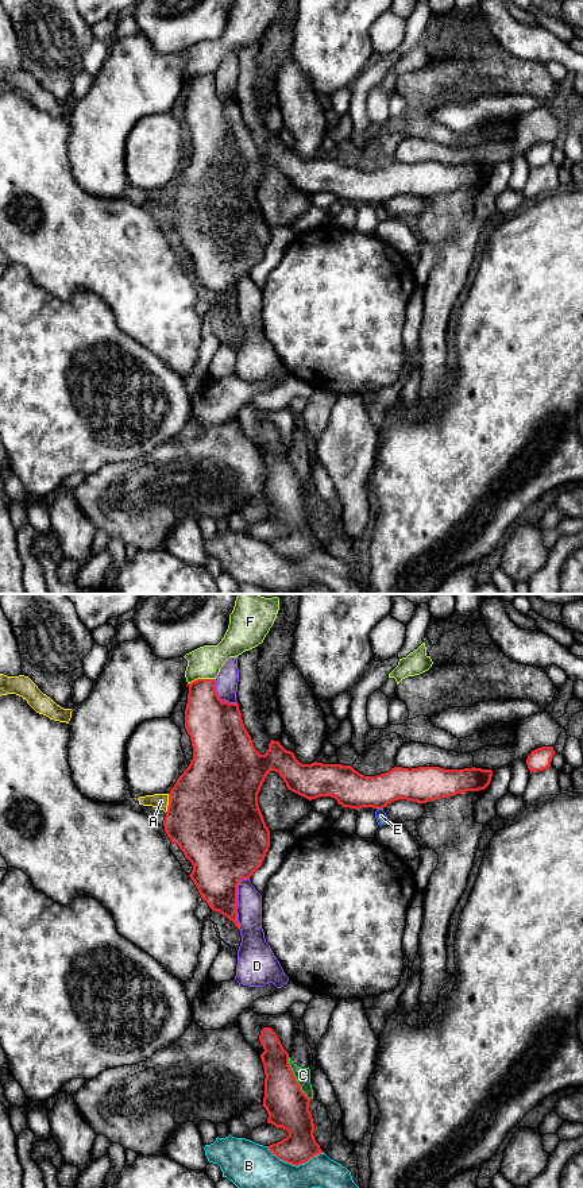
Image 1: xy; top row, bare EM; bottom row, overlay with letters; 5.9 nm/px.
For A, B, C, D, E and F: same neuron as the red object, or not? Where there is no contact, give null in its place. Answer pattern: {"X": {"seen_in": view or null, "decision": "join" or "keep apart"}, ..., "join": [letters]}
{"A": {"seen_in": "xy", "decision": "keep apart"}, "B": {"seen_in": "xy", "decision": "keep apart"}, "C": {"seen_in": "xy", "decision": "keep apart"}, "D": {"seen_in": "xy", "decision": "keep apart"}, "E": {"seen_in": "xy", "decision": "keep apart"}, "F": {"seen_in": "xy", "decision": "keep apart"}, "join": []}

